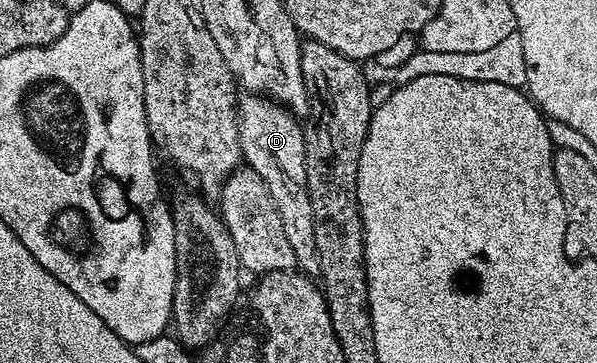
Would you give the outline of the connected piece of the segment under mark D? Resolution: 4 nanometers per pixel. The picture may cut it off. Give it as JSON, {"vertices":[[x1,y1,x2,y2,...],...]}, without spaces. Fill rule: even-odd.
{"vertices":[[251,96,248,102,240,101,237,106,239,115,239,153,242,161,269,188,277,216,285,228,285,240,293,248,296,267,302,273,318,275,319,257,317,240,313,236,313,204,307,191,307,145,303,142,304,127,300,119,285,106,263,96]]}

